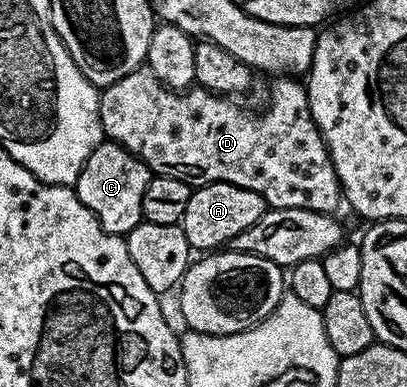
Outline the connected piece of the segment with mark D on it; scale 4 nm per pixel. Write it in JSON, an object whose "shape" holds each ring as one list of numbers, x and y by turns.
{"shape":[[141,67,133,71,130,75,126,75,122,79,118,79,118,83,107,86,100,95,100,122,104,128,104,136,109,141,116,142,124,149,130,150,138,159,142,159,148,164,148,168,152,170,155,176,170,175,170,179,182,179,187,185,199,187,202,185,212,185,216,181,222,183,230,183,234,187,242,187,254,191,264,201,265,206,274,209,285,209,286,207,294,207,295,209,305,209,306,211,318,211,319,213,335,214,336,208,342,205,342,190,340,188,340,180,334,171,334,163,328,154,326,143,322,139,322,135,318,131,318,127,314,123,314,119,310,115,310,103,308,102,308,90,303,84,300,85,295,76,280,75,275,78,276,81,272,85,272,102,268,105,265,113,251,113,248,109,243,109,240,105,235,105,235,100,229,99,227,96,219,93,210,93,206,89,193,87,183,90,184,109,180,105,160,105,160,96,166,93,163,85,160,84,158,78,153,75,152,70,147,67]]}

